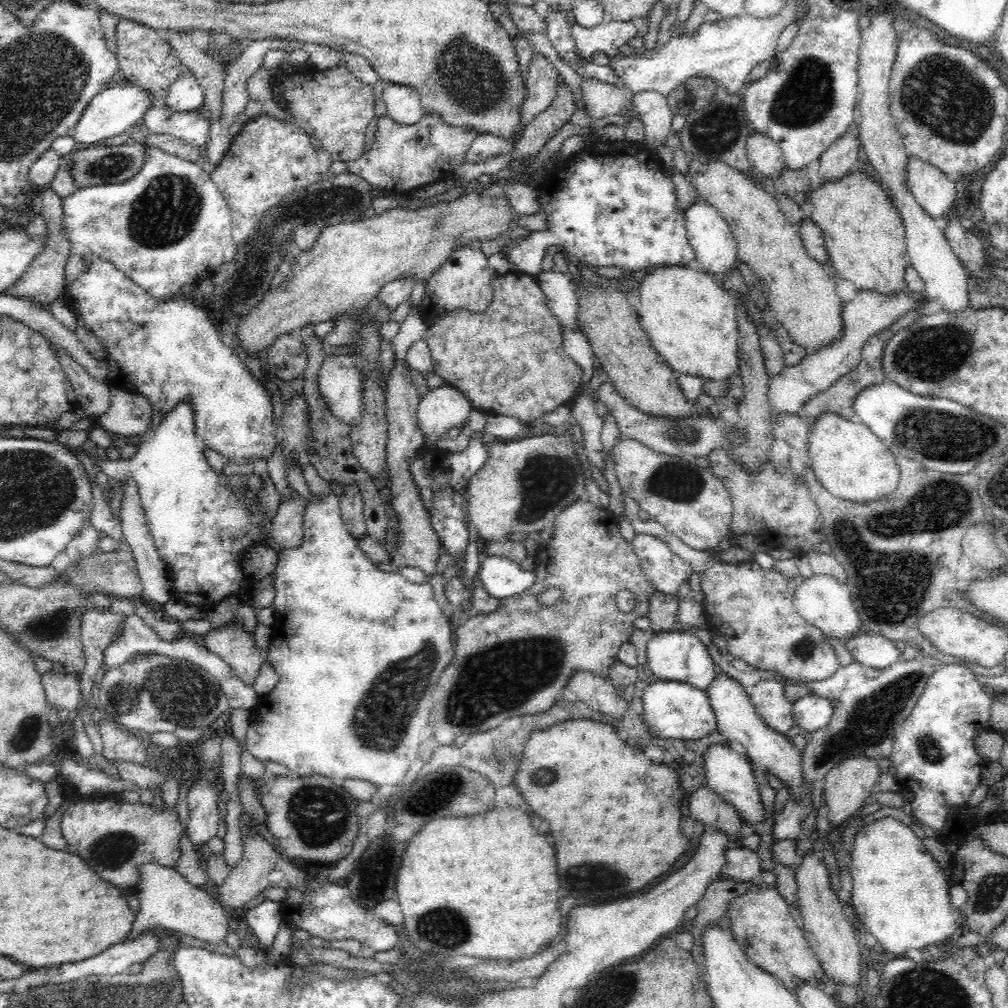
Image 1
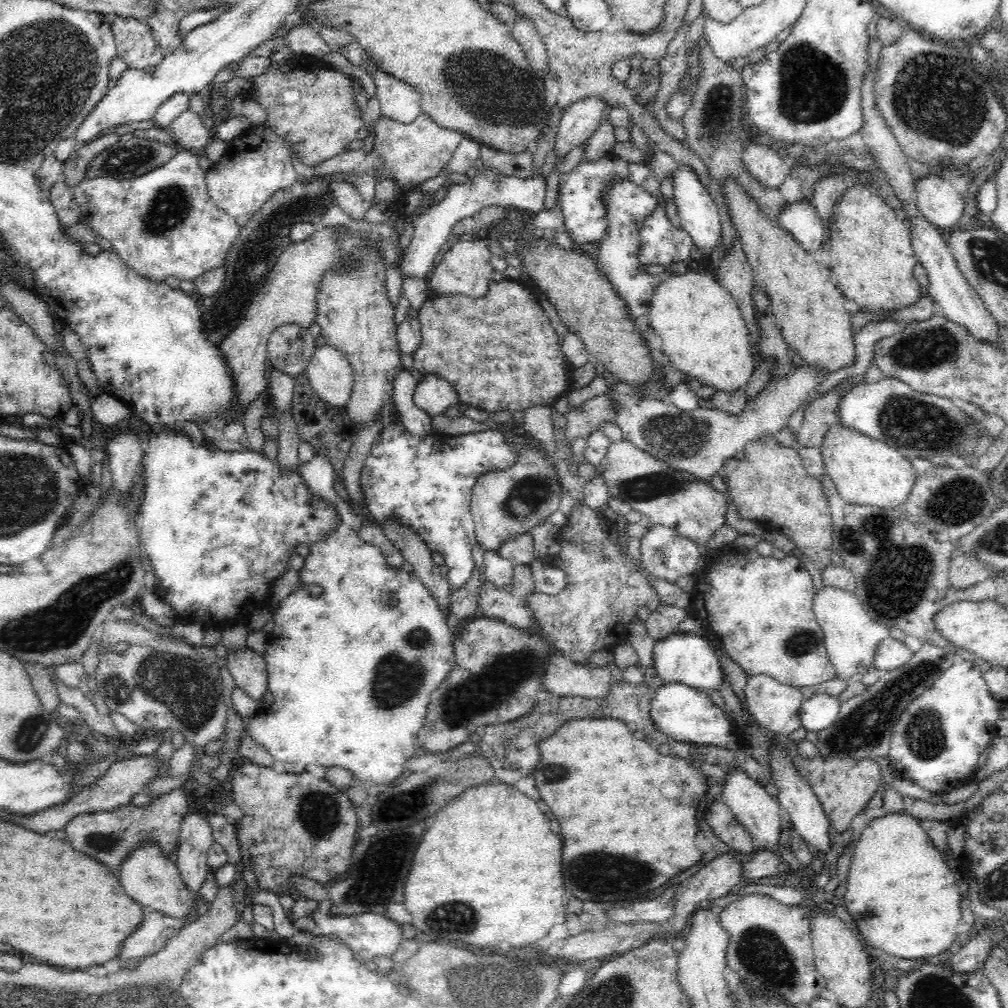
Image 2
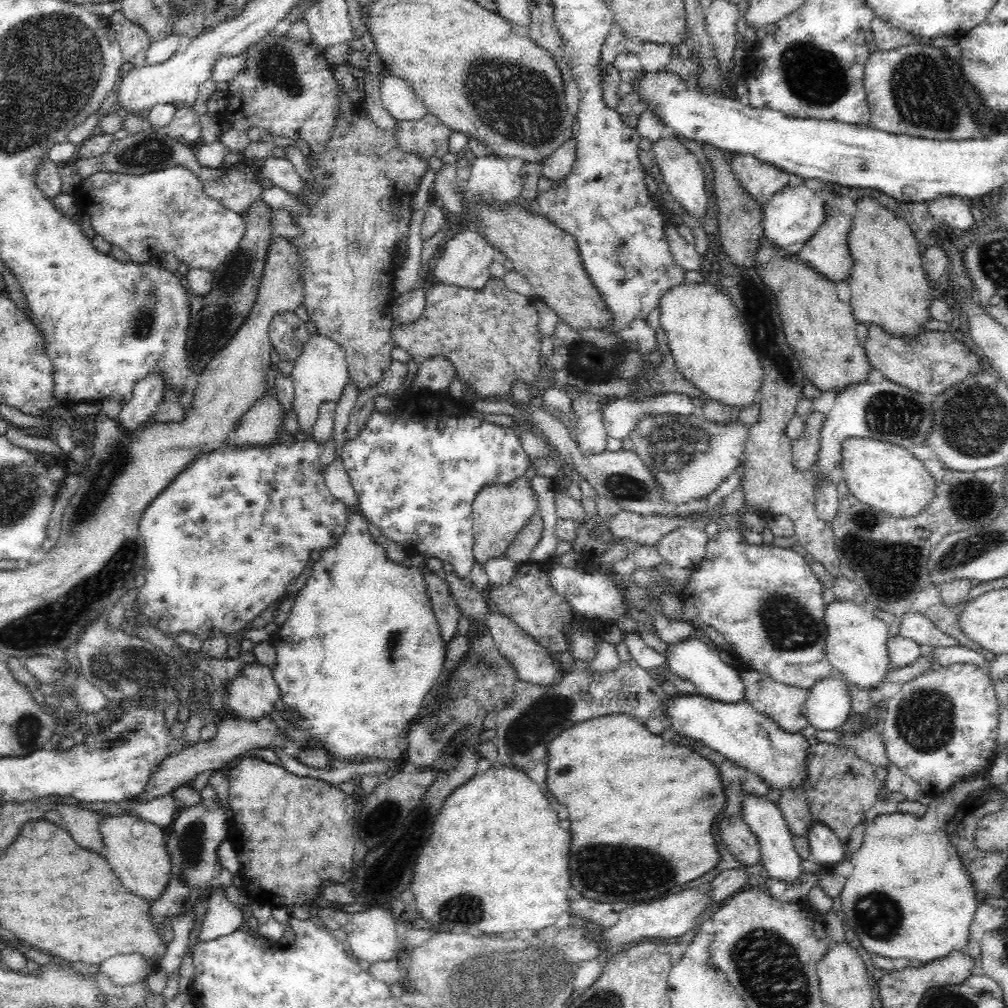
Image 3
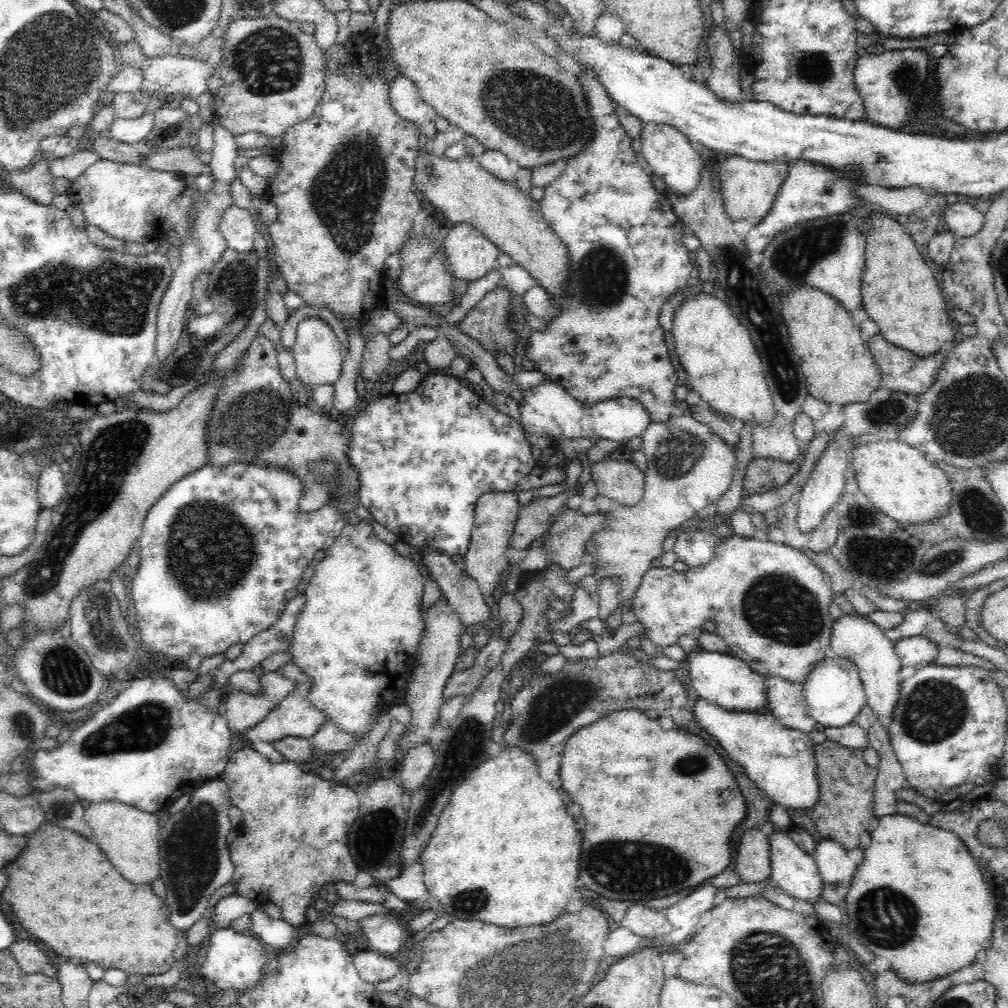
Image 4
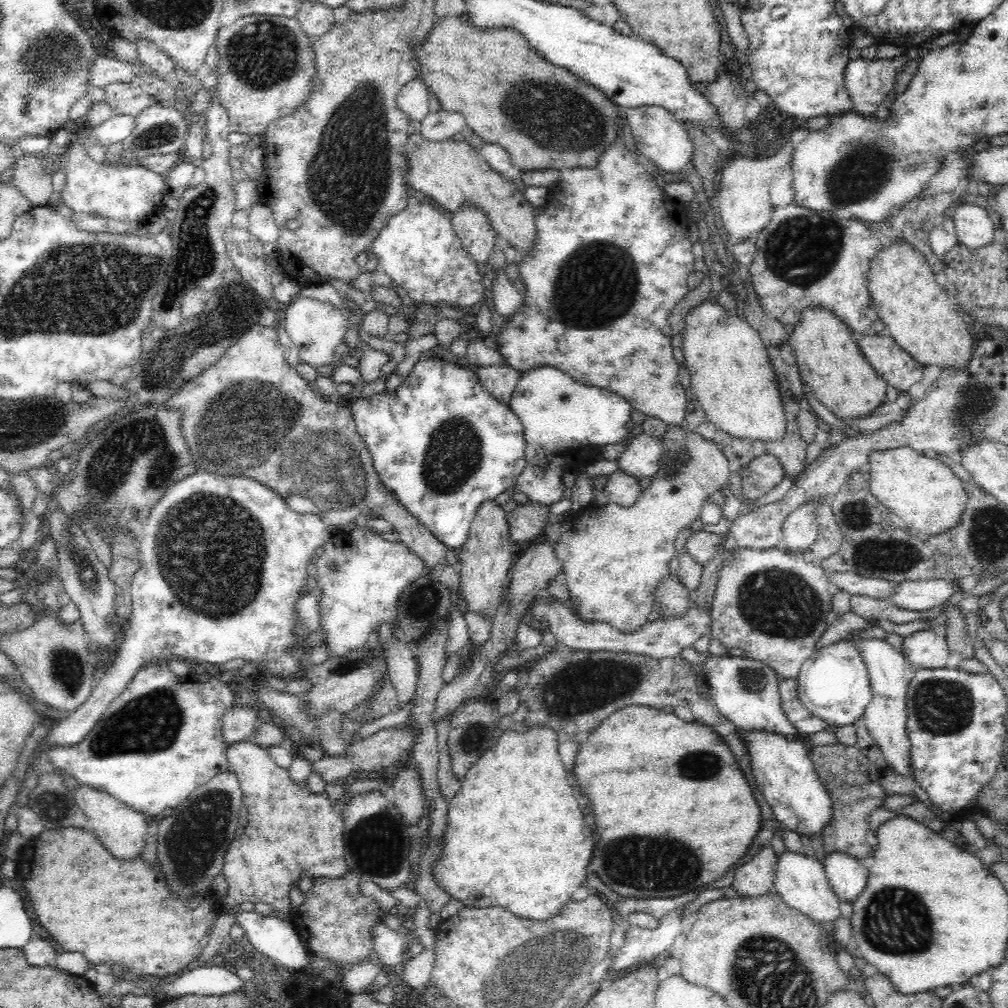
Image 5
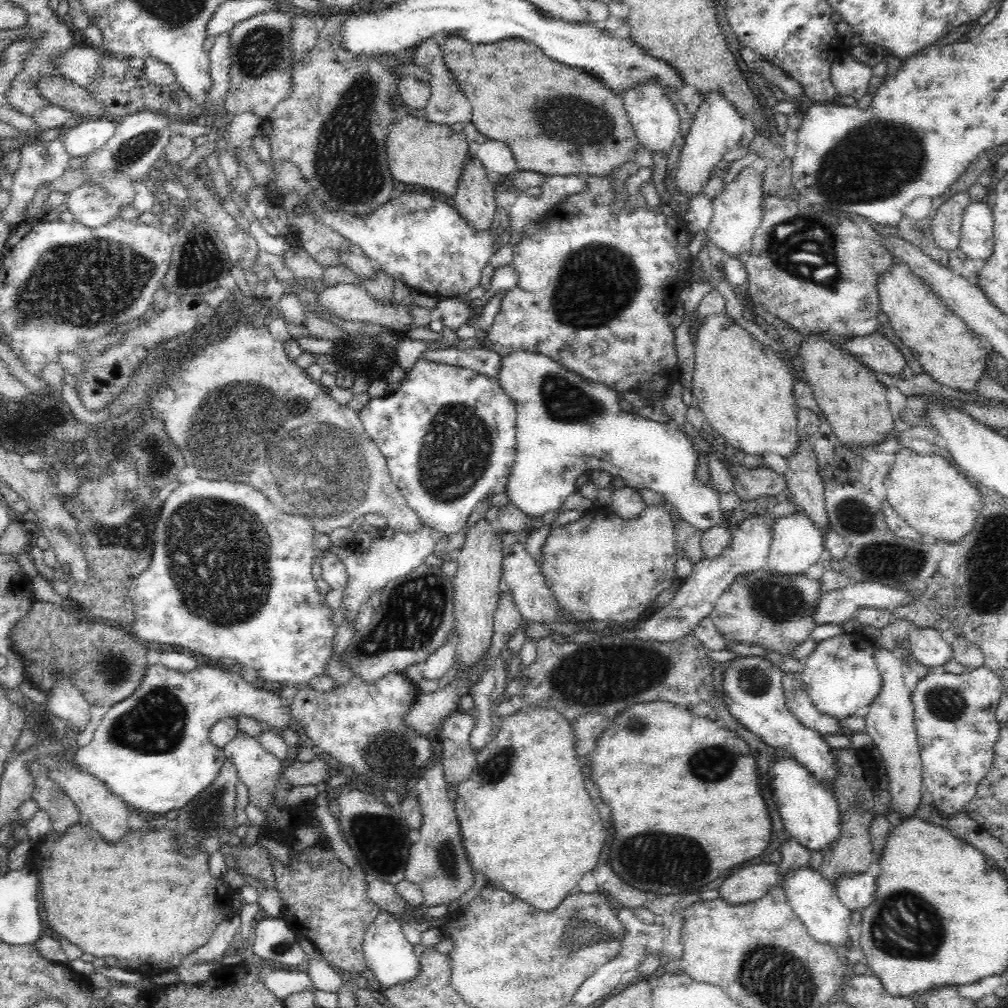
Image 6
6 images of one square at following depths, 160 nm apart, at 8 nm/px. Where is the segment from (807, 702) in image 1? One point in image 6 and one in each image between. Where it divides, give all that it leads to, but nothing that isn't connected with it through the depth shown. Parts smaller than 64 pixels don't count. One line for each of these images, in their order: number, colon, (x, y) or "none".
2: (817, 713)
3: (827, 705)
4: (833, 693)
5: (833, 684)
6: (840, 676)

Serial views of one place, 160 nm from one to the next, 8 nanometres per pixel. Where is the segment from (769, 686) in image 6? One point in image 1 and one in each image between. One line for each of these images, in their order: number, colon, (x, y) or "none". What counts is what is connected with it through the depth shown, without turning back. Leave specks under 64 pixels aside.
1: (675, 655)
2: (686, 658)
3: (692, 659)
4: (728, 682)
5: (746, 691)

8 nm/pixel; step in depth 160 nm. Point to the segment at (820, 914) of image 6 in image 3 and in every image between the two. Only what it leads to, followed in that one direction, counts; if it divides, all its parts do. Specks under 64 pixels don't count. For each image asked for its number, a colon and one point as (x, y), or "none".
3: (765, 819)
4: (794, 870)
5: (800, 880)

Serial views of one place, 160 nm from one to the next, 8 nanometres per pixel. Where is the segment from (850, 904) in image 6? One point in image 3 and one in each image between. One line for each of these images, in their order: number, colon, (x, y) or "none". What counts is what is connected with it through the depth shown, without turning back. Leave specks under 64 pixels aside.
3: (825, 847)
4: (834, 866)
5: (847, 875)

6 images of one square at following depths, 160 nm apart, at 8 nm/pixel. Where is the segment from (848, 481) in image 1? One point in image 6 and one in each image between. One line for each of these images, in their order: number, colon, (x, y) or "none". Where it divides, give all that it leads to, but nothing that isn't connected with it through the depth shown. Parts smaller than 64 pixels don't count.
2: (867, 472)
3: (882, 475)
4: (899, 480)
5: (924, 492)
6: (934, 497)

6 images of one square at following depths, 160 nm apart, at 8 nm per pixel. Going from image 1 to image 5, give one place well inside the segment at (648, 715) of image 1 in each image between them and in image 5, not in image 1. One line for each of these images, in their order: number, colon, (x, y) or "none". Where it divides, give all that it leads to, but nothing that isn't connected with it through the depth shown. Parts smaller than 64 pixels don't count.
2: (683, 713)
3: (737, 731)
4: (781, 761)
5: (784, 772)

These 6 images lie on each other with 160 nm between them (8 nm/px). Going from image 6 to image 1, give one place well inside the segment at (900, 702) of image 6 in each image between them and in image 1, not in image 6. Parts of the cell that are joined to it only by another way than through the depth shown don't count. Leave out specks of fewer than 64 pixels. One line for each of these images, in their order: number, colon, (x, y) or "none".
1: (820, 600)
2: (851, 637)
3: (856, 640)
4: (854, 637)
5: (885, 716)

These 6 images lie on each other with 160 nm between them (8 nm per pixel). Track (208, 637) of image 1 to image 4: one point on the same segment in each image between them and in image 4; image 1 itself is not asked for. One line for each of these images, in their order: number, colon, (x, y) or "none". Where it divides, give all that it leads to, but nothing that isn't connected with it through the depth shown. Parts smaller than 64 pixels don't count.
2: (247, 667)
3: (252, 691)
4: (243, 710)

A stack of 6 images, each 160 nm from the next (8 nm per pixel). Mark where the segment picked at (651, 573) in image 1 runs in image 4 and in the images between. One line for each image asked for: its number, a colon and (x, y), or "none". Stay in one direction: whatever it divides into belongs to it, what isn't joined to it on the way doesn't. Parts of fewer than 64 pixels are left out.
2: (666, 555)
3: (684, 547)
4: (695, 548)

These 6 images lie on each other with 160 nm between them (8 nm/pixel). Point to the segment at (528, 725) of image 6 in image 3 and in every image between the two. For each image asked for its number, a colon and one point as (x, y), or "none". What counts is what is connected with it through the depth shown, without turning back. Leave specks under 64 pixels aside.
3: (497, 858)
4: (504, 851)
5: (514, 837)

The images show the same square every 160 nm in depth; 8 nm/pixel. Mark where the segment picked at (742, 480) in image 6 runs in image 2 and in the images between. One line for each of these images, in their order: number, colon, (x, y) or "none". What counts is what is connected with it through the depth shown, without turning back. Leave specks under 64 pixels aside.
2: (822, 411)
3: (805, 447)
4: (761, 475)
5: (762, 473)

